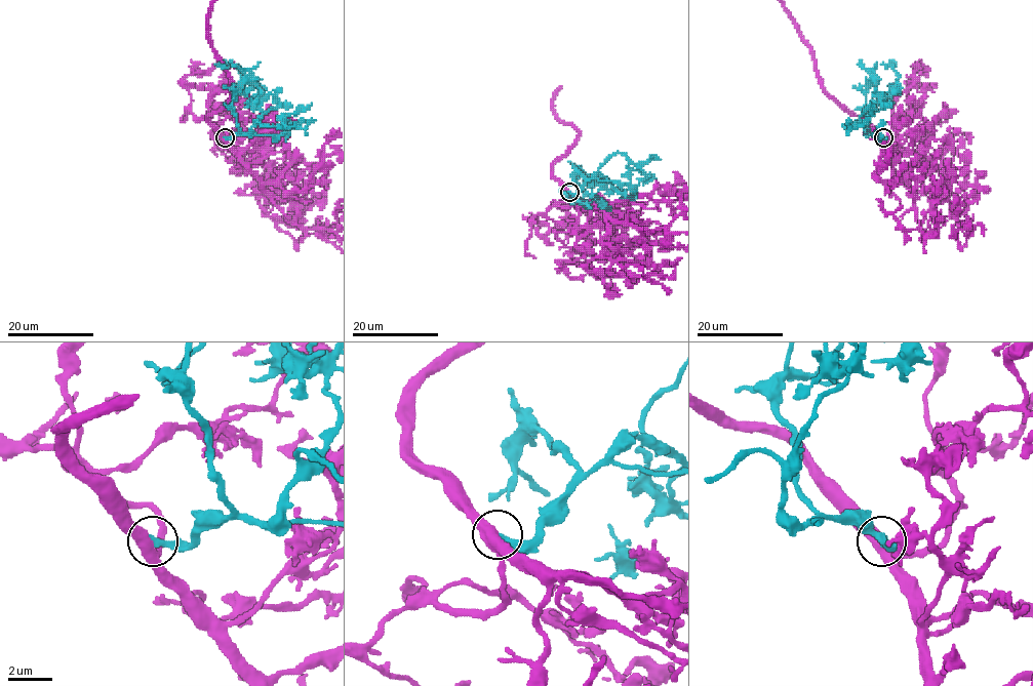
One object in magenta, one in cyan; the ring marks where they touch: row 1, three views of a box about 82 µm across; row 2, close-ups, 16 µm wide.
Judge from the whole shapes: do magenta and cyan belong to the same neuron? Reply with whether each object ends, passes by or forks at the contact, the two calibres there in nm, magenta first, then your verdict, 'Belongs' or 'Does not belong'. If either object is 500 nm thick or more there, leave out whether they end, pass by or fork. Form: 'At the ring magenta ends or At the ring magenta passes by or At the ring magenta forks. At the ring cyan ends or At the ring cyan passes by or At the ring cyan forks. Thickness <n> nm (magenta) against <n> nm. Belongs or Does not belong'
At the ring magenta forks. At the ring cyan ends. Thickness 440 nm (magenta) against 320 nm. Belongs

